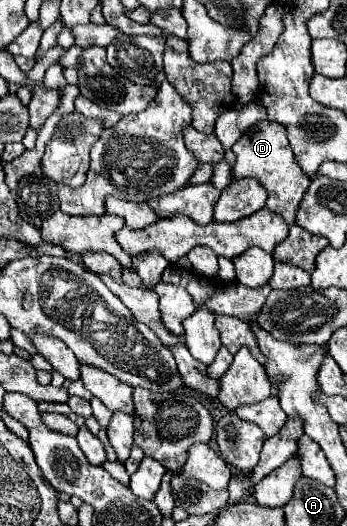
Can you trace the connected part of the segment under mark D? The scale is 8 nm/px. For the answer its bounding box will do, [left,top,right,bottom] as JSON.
[232,121,310,225]

